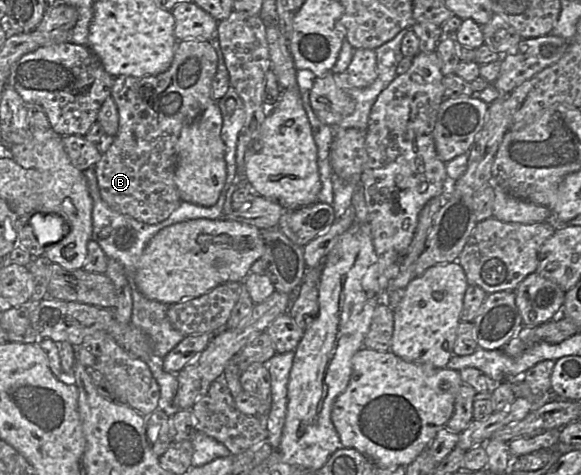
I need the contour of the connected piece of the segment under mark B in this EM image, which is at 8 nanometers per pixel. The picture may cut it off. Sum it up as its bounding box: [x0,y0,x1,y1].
[94,39,217,224]

